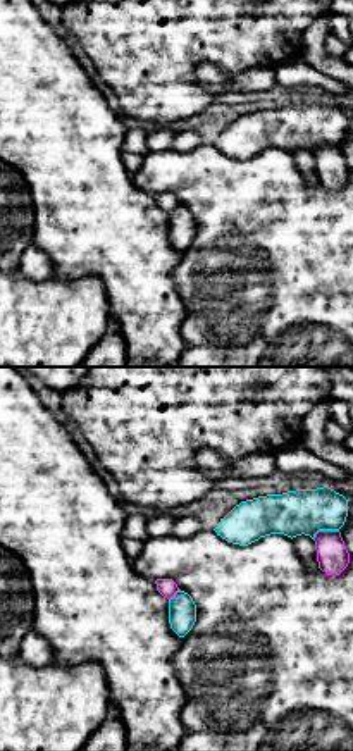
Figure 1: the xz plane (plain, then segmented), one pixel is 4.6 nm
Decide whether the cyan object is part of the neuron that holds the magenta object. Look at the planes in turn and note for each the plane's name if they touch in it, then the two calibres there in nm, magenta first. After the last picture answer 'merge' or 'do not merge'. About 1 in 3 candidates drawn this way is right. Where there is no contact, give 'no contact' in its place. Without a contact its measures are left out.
xz | 150/220 nm

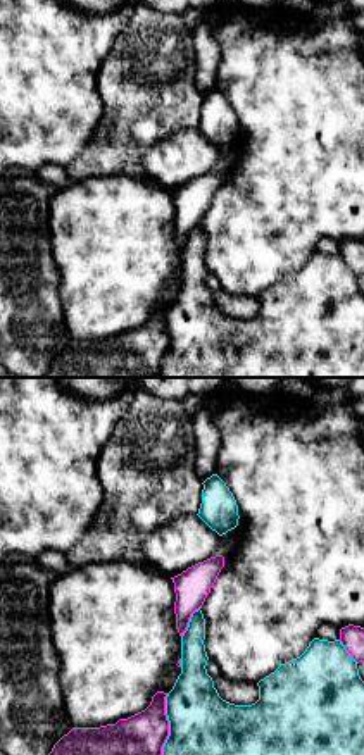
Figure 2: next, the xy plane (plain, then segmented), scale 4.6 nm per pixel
xy | 200/300 nm

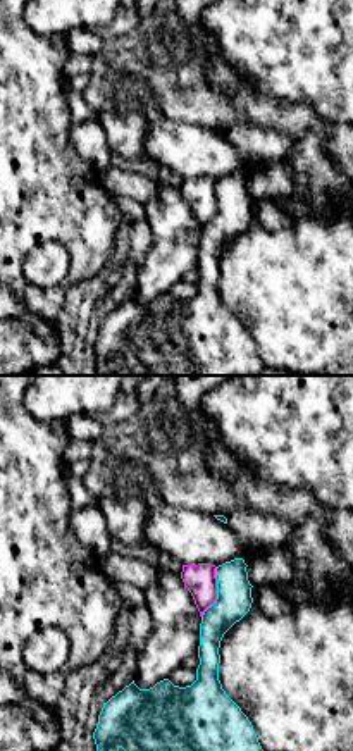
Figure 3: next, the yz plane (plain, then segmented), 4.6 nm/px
yz | 140/160 nm

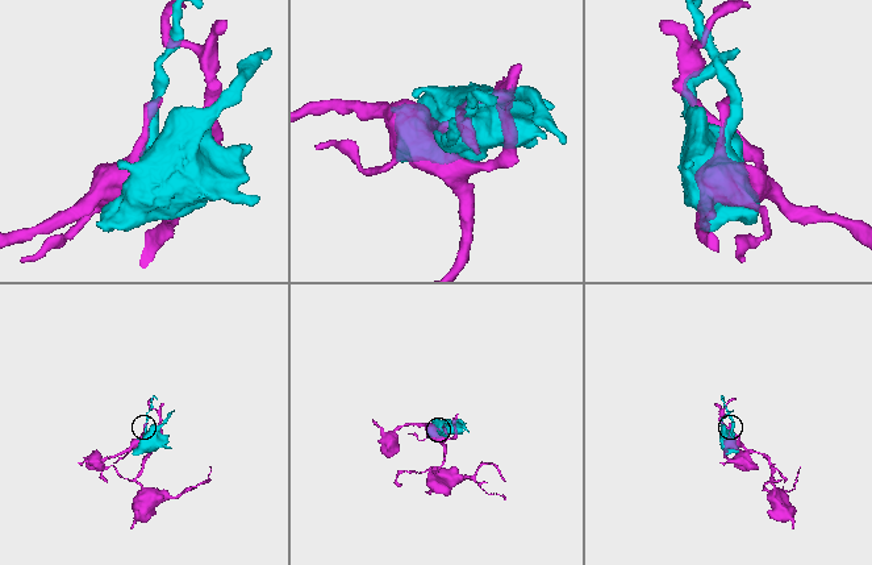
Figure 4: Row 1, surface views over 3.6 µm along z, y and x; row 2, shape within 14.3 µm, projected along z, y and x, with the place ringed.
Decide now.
do not merge

